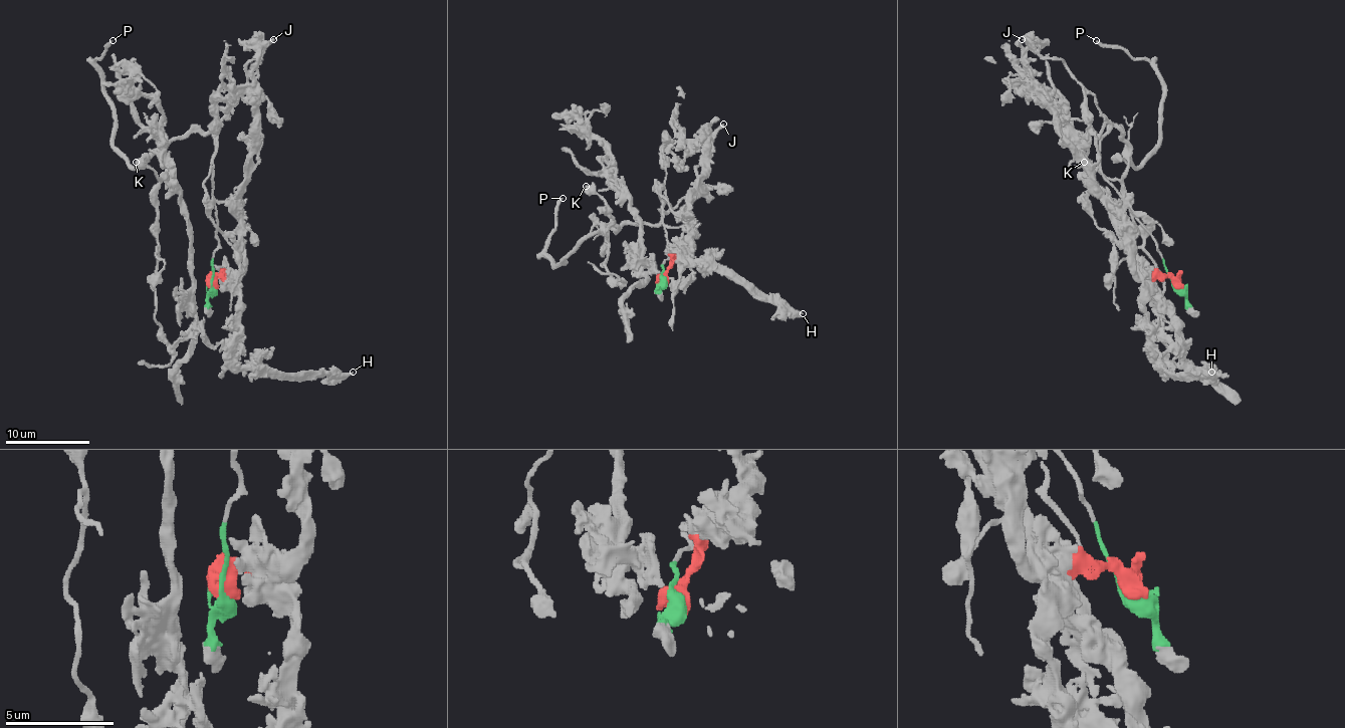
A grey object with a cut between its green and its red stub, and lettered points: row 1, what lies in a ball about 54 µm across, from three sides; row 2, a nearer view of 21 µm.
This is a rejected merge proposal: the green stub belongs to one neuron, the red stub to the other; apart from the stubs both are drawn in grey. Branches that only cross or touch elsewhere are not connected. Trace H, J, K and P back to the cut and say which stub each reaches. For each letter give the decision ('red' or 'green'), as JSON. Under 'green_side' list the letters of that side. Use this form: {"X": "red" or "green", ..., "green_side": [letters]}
{"H": "red", "J": "green", "K": "green", "P": "green", "green_side": ["J", "K", "P"]}

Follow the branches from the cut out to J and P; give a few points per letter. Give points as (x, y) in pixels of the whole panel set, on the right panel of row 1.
J: (1174, 284), (1155, 238), (1100, 168), (1100, 135), (1106, 117), (1060, 58), (1041, 58), (1022, 39)
P: (1174, 284), (1155, 238), (1100, 168), (1100, 141), (1113, 128), (1136, 166), (1159, 145), (1161, 75), (1096, 41)

